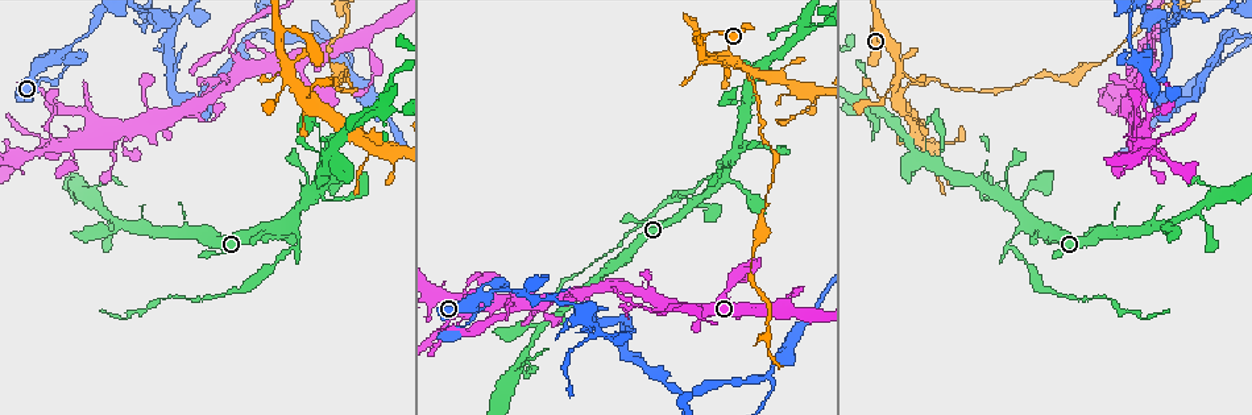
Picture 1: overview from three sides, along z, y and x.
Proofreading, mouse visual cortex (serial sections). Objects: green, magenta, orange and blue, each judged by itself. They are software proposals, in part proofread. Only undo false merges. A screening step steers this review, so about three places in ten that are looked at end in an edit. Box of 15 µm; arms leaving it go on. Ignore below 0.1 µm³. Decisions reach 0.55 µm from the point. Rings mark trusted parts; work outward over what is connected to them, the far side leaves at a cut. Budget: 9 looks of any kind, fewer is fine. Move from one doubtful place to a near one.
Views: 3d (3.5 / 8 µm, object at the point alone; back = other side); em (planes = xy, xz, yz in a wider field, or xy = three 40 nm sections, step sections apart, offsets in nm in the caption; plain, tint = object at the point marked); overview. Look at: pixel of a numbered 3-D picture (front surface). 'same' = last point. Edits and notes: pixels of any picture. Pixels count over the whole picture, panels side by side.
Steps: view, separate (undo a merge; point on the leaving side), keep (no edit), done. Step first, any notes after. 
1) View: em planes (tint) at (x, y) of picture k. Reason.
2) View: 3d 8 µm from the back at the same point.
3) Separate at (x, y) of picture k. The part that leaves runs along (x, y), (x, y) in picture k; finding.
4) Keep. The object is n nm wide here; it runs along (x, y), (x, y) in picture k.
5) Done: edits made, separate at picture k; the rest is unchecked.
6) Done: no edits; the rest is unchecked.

View: 3d 3.5 µm at (244, 66) of picture 1. Arms part here.

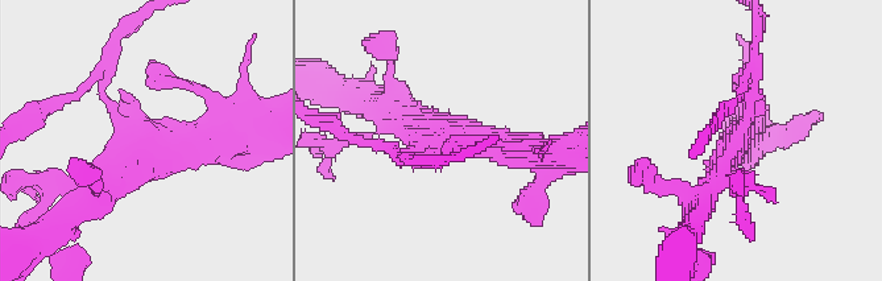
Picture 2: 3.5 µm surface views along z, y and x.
View: em xy step 2 (tint) at (734, 144) of picture 2. 3 arms meet here; the arms are 150, 250, 350 nm wide.

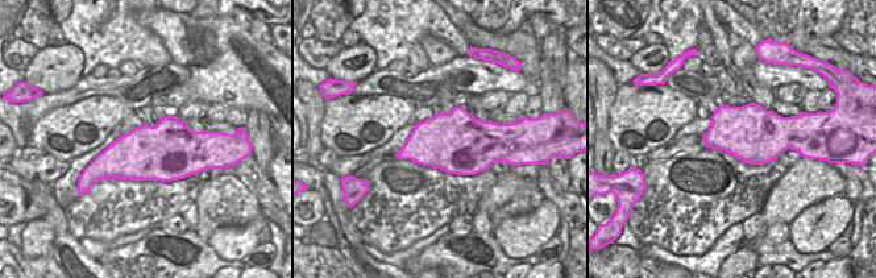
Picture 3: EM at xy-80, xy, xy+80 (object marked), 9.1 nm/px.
View: em xy step 1 (tint) at the same point. Another direction.

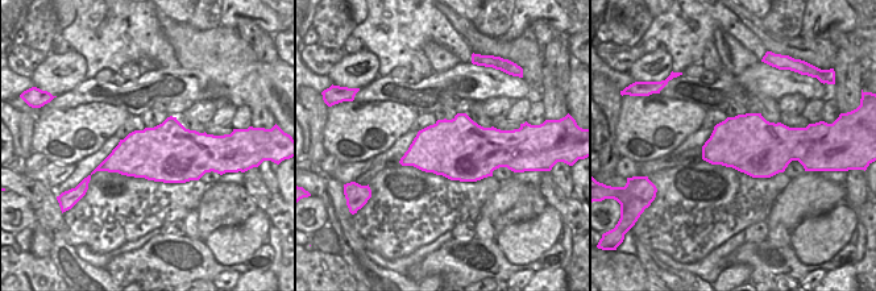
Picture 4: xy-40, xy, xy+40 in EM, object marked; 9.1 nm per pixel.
Separate at (108, 71) of picture 2. The part that leaves runs along (119, 116), (103, 95), (103, 67), (127, 27) in picture 2; a second cell is stuck on.

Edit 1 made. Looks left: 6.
View: overview.

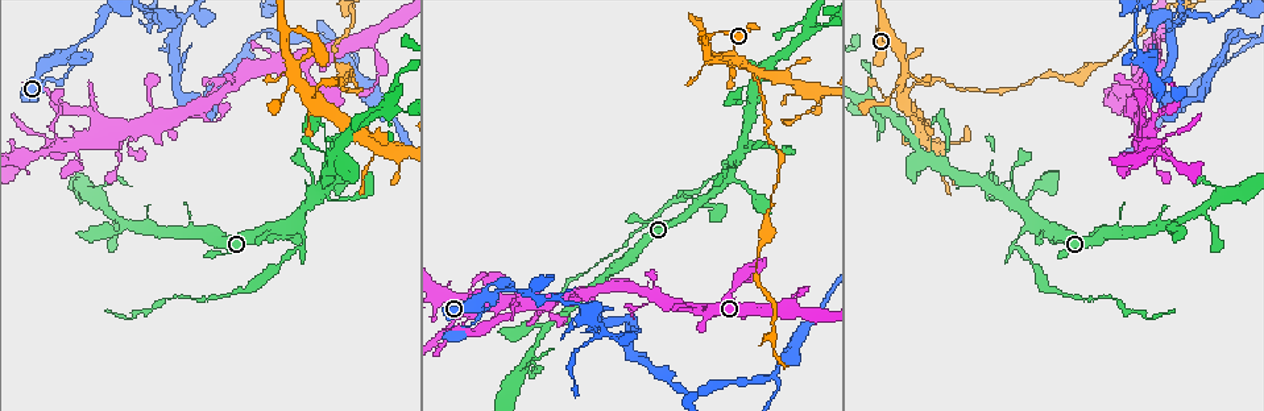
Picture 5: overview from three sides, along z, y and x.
View: 3d 3.5 µm at (126, 225) of picture 5. A fork.

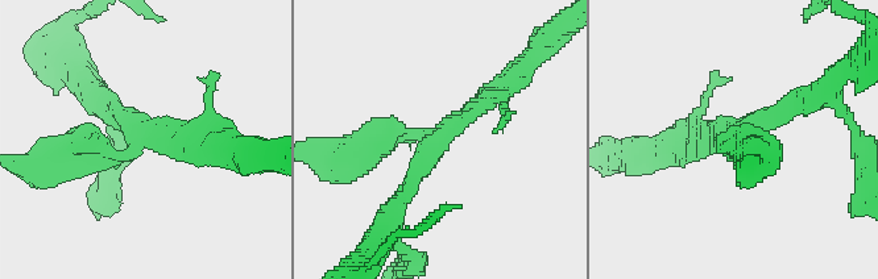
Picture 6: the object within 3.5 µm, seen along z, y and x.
View: em xy step 3 (tint) at (443, 137) of picture 6. 3 arms meet here; the arms are 200, 200, 300 nm wide; need the tissue.

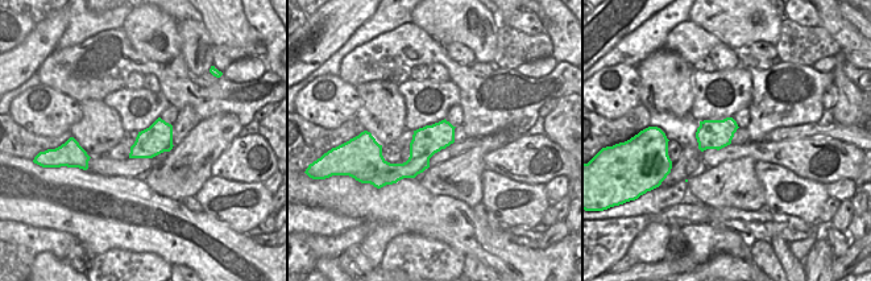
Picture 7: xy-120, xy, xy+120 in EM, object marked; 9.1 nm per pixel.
Keep. All the same cell.

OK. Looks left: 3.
View: 3d 8 µm at (488, 304) of picture 5. Looks like a crossing.

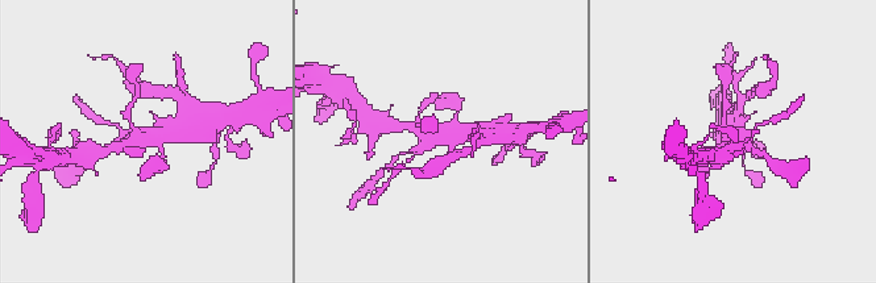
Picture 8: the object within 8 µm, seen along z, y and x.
View: em planes (tint) at (138, 140) of picture 8.

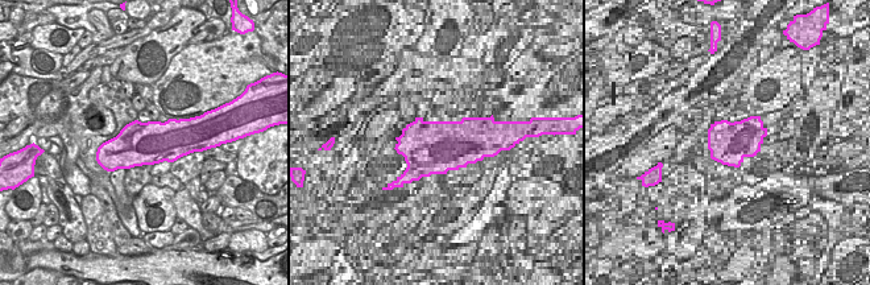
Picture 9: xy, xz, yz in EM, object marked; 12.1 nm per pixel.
Keep. The object is 550 nm wide here; it runs along (178, 132), (106, 148) in picture 8; one cell here.

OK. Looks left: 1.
Done: edits made, separate at picture 2; the rest is unchecked.

